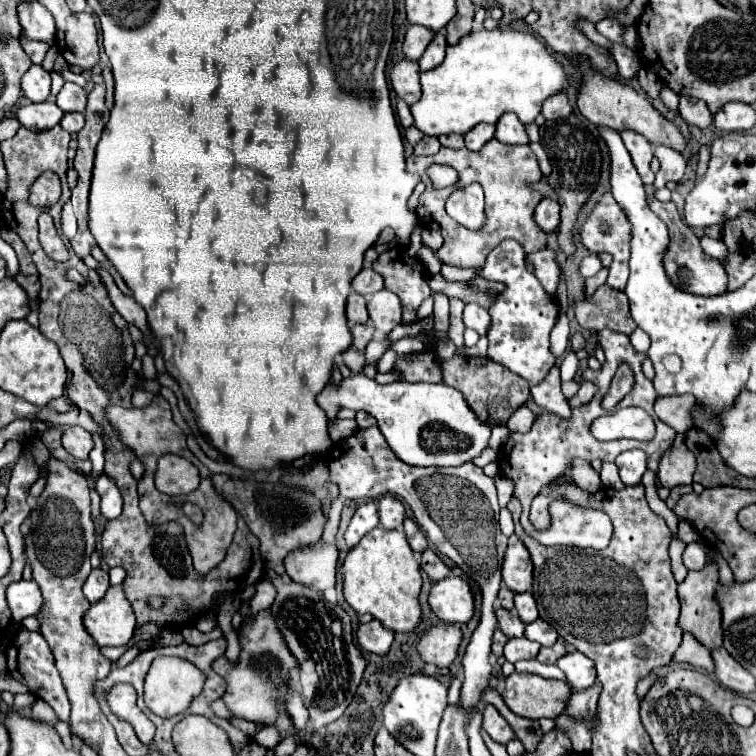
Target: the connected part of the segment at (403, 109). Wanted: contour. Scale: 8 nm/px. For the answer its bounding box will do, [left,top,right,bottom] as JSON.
[397,100,413,128]

